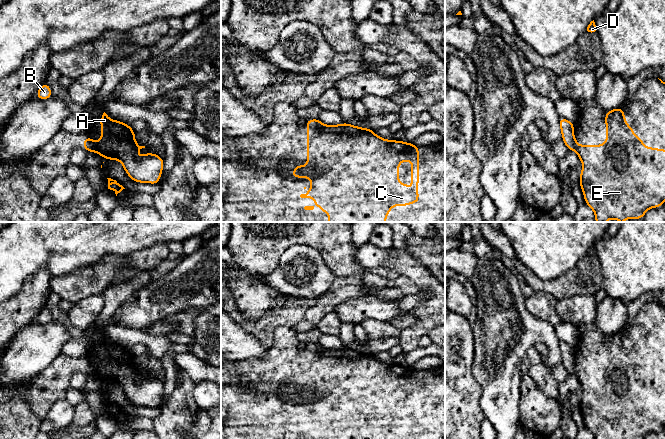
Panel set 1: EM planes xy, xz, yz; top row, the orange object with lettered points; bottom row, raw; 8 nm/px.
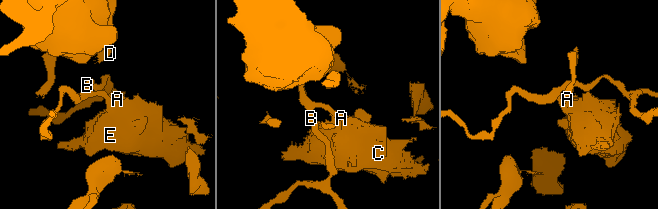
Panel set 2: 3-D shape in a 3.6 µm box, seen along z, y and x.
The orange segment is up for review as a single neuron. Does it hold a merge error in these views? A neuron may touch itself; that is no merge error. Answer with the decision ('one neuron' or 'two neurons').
two neurons

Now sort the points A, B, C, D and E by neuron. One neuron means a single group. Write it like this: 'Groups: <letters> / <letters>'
Groups: A C D E / B

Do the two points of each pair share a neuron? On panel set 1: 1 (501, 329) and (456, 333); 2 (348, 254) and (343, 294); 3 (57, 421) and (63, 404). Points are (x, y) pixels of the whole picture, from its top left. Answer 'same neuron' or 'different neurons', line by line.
1: different neurons
2: different neurons
3: same neuron

